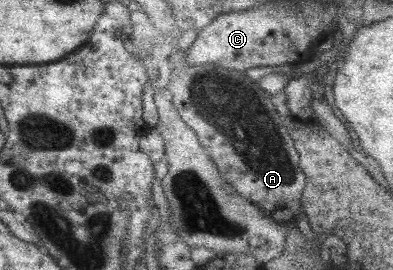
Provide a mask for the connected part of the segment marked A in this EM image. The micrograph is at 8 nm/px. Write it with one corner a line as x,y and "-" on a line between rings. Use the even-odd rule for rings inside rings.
167,48
165,53
171,69
170,82
165,92
180,120
194,131
199,145
205,148
206,156
214,163
220,177
241,198
253,203
263,216
279,224
296,221
301,206
301,192
307,184
306,177
298,165
298,152
294,148
292,134
282,124
271,95
265,93
257,82
247,78
245,72
223,69
215,64
212,69
207,65
205,71
193,65
185,65
186,50

